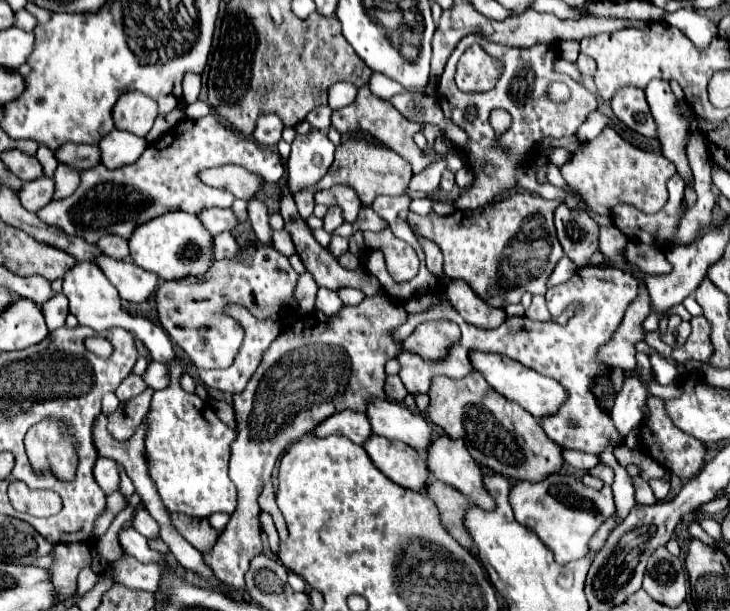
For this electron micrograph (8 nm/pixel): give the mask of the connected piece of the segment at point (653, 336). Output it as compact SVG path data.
M654 331L654 333L648 333L646 335L646 339L644 339L654 351L658 351L660 355L664 355L664 357L670 357L670 353L672 353L672 347L668 347L662 339L660 339L660 333L658 331Z

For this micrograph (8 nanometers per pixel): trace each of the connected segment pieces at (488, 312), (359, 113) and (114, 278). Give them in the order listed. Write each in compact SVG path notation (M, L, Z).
M450 281L450 285L444 289L444 293L440 295L444 301L448 301L466 323L478 327L478 329L494 329L500 327L506 319L506 313L502 309L494 309L490 305L486 305L484 301L476 299L476 295L472 295L472 289L468 287L468 283L460 283L460 281Z
M360 87L356 99L350 105L346 105L346 107L342 107L342 109L338 109L338 111L332 113L332 125L342 135L352 135L352 133L362 131L362 133L370 135L372 139L384 143L386 147L390 147L392 151L396 151L398 155L402 155L412 165L414 173L422 173L428 165L432 165L434 161L438 161L438 159L444 157L440 153L424 153L422 149L418 149L418 145L414 143L414 135L422 129L422 125L420 123L404 121L404 117L396 111L396 107L392 107L390 101L384 101L380 97L374 97L368 91L368 87Z
M102 255L100 259L96 259L96 263L104 271L104 275L112 281L112 285L118 289L120 297L132 303L148 301L160 283L160 277L156 273L144 271L136 267L136 263L132 261L116 261Z

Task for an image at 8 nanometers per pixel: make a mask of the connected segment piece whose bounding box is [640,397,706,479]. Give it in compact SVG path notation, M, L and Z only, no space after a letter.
M650 397L648 399L648 409L650 409L650 419L646 419L642 423L642 447L640 449L644 453L648 453L650 457L654 457L670 473L674 473L682 479L690 479L692 475L696 475L696 471L700 471L700 467L704 463L704 451L706 451L704 445L698 439L694 439L692 435L682 433L672 421L668 421L662 399Z

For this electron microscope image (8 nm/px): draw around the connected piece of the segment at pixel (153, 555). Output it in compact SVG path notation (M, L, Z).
M132 527L120 531L120 533L118 533L118 541L120 541L122 549L124 549L128 555L136 557L136 559L142 561L142 563L148 563L148 561L164 561L164 555L158 553L158 551L152 551L152 549L148 547L148 543L146 543L146 537L140 535L140 533L138 533L136 529L132 529Z

